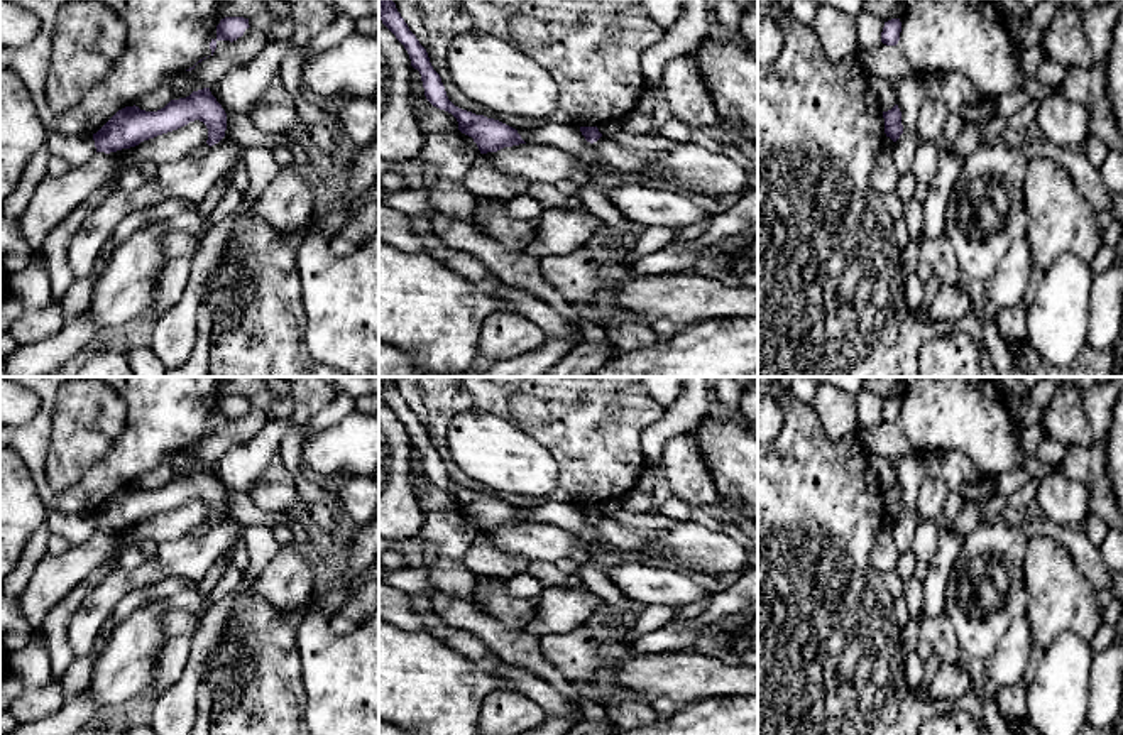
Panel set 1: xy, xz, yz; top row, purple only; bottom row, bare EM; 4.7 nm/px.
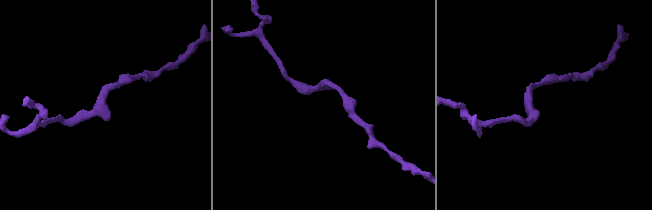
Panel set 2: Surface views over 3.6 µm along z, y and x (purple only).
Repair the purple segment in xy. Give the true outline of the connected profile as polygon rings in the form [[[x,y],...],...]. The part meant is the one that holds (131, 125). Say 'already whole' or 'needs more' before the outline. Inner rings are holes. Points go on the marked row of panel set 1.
already whole; [[[210,88],[193,91],[186,98],[171,100],[157,112],[145,112],[135,105],[125,106],[93,133],[93,140],[96,152],[110,154],[135,147],[144,140],[178,130],[194,120],[206,125],[206,144],[210,147],[225,137],[227,113]]]

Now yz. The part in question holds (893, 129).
already whole; [[[895,105],[891,110],[883,112],[885,118],[885,133],[890,137],[893,142],[900,139],[903,133],[903,125],[901,125],[901,112],[898,105]]]

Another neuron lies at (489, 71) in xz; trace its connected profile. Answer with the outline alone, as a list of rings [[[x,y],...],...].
[[[467,32],[452,41],[448,73],[467,98],[502,115],[545,118],[558,105],[558,84],[550,73],[485,32]]]

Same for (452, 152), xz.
[[[452,128],[441,133],[426,133],[416,161],[423,169],[431,166],[436,179],[462,184],[470,166],[480,157],[472,137]]]

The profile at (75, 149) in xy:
[[[47,132],[46,145],[52,155],[64,159],[71,167],[85,164],[96,152],[93,133],[59,135]]]

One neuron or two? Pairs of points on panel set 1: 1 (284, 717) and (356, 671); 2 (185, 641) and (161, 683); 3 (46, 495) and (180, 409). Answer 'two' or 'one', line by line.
1: two
2: one
3: one

